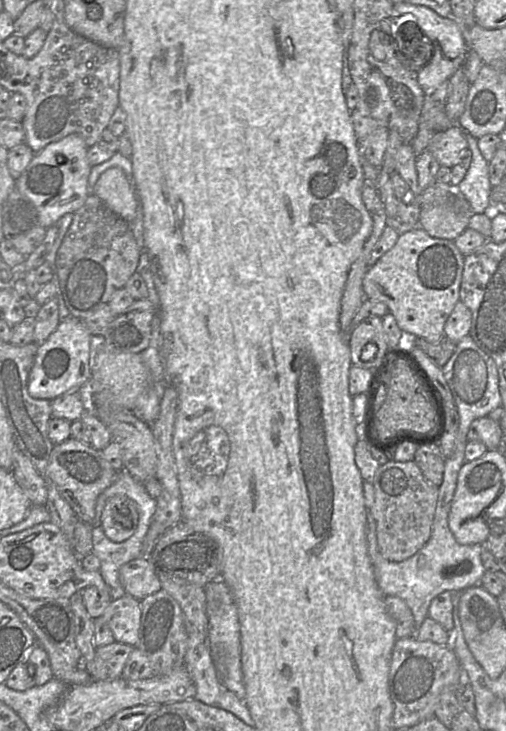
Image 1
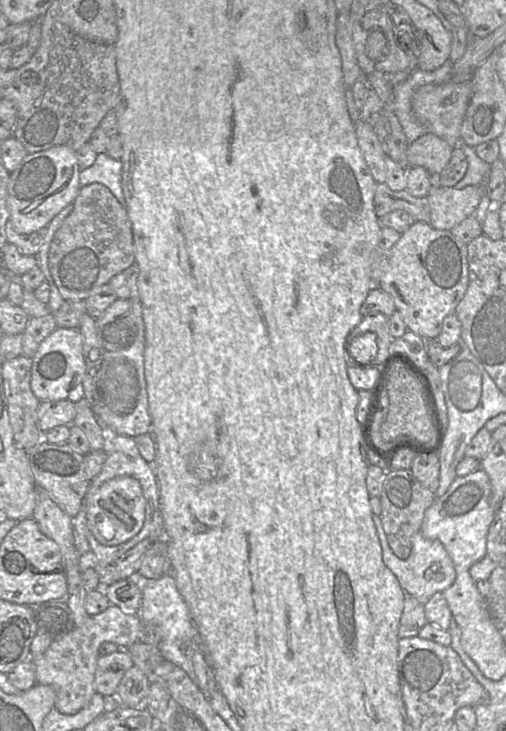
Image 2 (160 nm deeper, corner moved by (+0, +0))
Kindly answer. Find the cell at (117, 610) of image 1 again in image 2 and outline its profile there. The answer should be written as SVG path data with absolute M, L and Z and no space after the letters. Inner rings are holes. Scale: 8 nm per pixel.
M110 604L104 611L88 615L80 625L75 626L63 637L51 641L48 649L33 659L36 680L39 684L50 685L55 689L54 707L62 714L73 715L89 704L96 693L94 687L99 646L104 642L113 642L119 648L126 649L140 638L138 613L125 612Z

